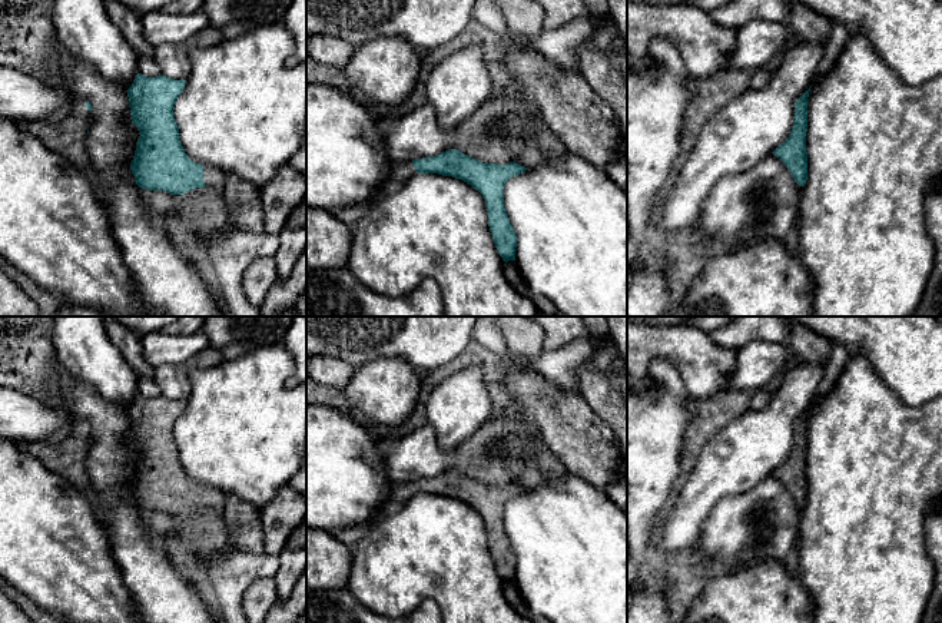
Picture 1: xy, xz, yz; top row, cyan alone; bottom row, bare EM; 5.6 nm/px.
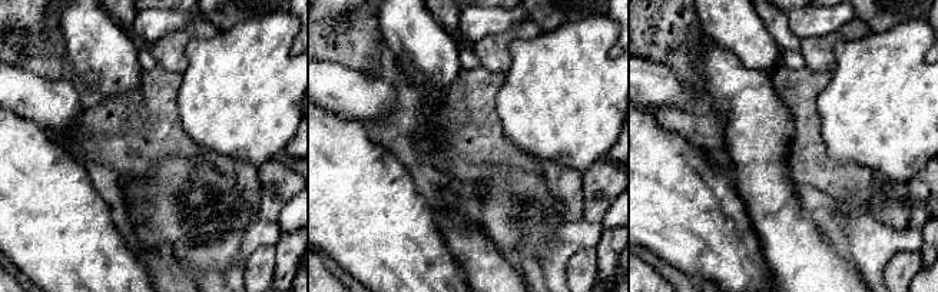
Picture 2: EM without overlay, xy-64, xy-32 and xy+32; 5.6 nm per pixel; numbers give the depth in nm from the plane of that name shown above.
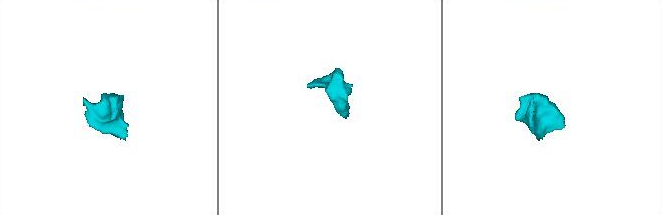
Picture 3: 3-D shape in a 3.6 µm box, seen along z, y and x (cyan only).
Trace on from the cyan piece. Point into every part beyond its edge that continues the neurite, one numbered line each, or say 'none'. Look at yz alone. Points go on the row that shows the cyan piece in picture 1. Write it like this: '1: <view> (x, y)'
none

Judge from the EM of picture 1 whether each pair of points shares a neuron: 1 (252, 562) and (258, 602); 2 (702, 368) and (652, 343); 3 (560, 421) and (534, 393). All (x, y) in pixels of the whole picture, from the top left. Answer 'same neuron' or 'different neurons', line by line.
1: different neurons
2: same neuron
3: same neuron

